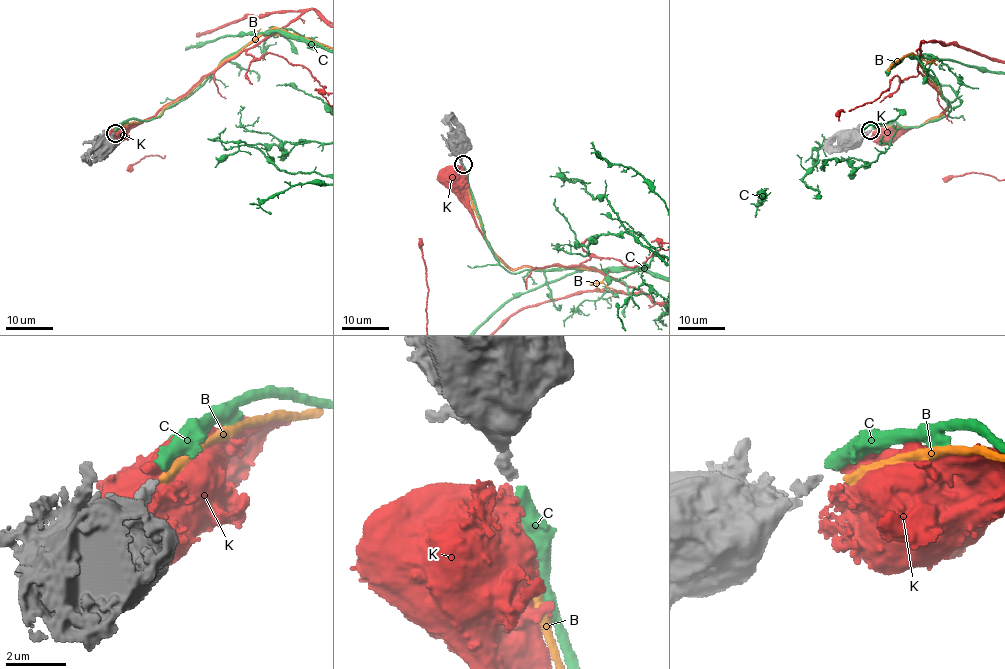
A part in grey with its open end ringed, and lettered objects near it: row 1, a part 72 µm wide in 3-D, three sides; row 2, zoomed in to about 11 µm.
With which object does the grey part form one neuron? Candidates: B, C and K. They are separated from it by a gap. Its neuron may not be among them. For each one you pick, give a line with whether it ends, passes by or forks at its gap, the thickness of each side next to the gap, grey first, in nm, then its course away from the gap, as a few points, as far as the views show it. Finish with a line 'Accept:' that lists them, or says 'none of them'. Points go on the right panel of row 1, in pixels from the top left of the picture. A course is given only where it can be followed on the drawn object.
C: it ends | 320/400 nm
Accept: C

